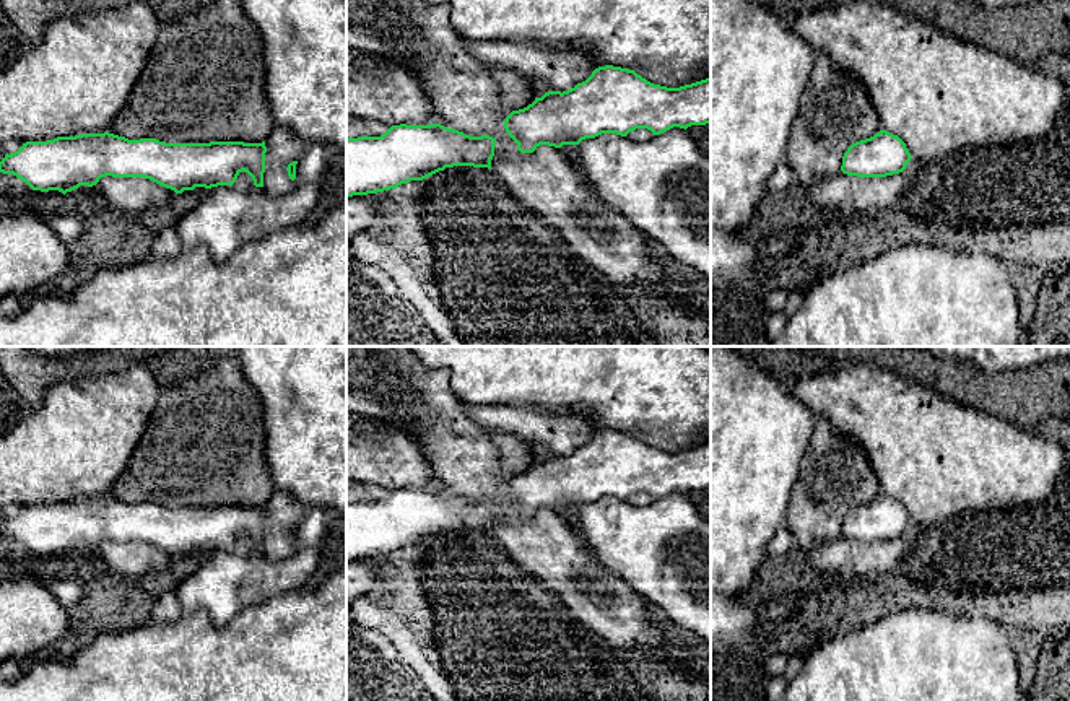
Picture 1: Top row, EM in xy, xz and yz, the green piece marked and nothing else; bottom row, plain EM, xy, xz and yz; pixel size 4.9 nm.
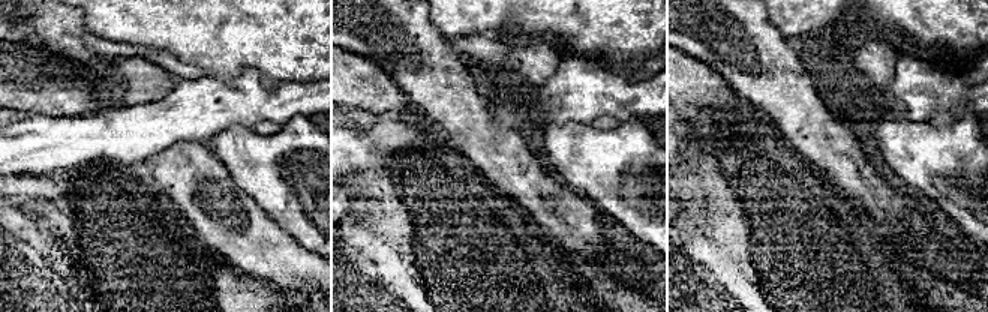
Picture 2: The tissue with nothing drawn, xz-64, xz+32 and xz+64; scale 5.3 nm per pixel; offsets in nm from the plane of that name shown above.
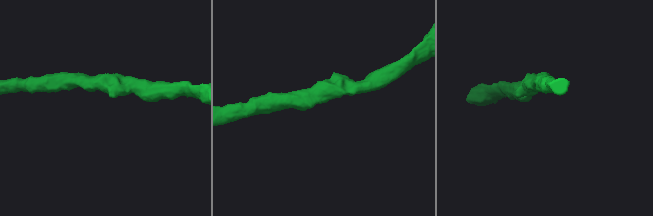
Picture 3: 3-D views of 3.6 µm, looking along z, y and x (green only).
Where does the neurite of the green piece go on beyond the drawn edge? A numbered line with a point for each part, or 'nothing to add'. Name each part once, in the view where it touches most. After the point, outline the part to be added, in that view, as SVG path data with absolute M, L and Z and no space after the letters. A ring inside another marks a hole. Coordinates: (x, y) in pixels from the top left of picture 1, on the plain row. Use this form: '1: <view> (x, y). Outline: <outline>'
nothing to add

